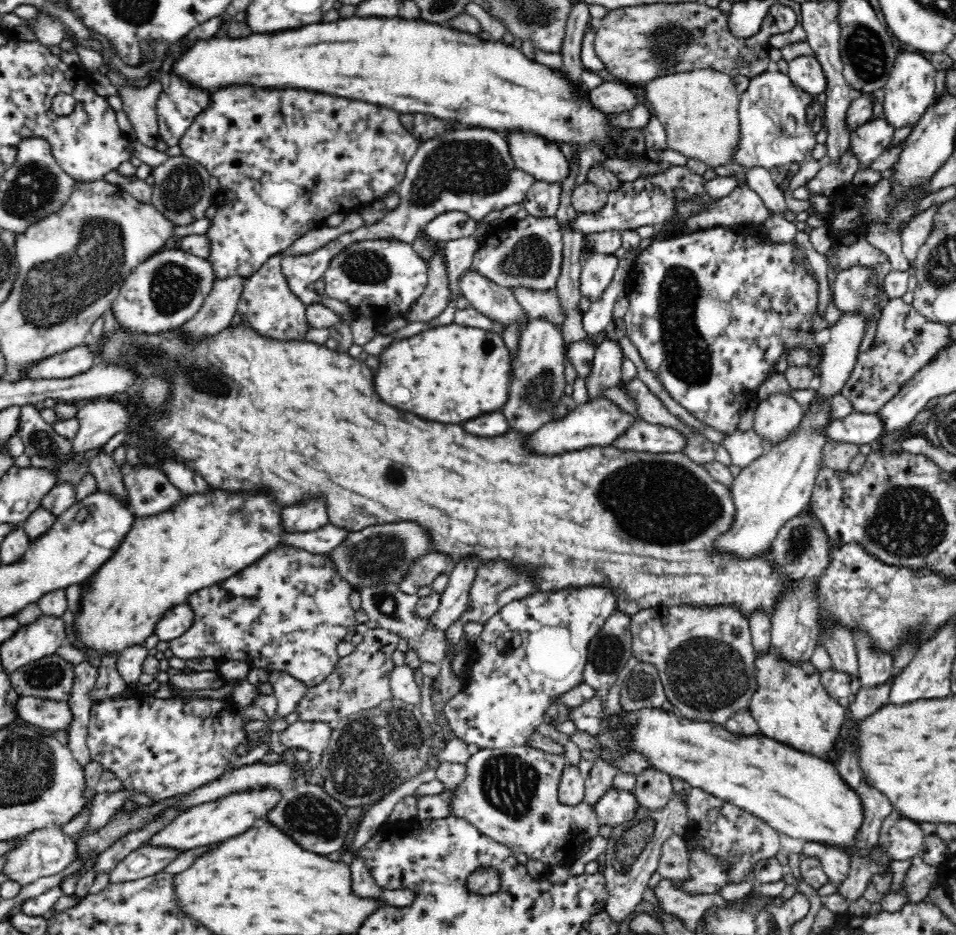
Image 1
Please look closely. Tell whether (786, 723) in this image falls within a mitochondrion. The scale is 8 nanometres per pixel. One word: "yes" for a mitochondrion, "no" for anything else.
no

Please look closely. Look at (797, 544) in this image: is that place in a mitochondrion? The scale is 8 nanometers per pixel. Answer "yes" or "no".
yes

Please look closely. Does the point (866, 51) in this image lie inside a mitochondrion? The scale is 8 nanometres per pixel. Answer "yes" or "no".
yes

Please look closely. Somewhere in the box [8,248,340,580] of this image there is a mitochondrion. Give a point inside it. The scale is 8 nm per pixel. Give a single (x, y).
(212, 382)

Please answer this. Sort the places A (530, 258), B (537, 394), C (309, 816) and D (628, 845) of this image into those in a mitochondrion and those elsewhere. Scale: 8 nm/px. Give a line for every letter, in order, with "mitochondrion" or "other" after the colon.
A: mitochondrion
B: mitochondrion
C: mitochondrion
D: mitochondrion

